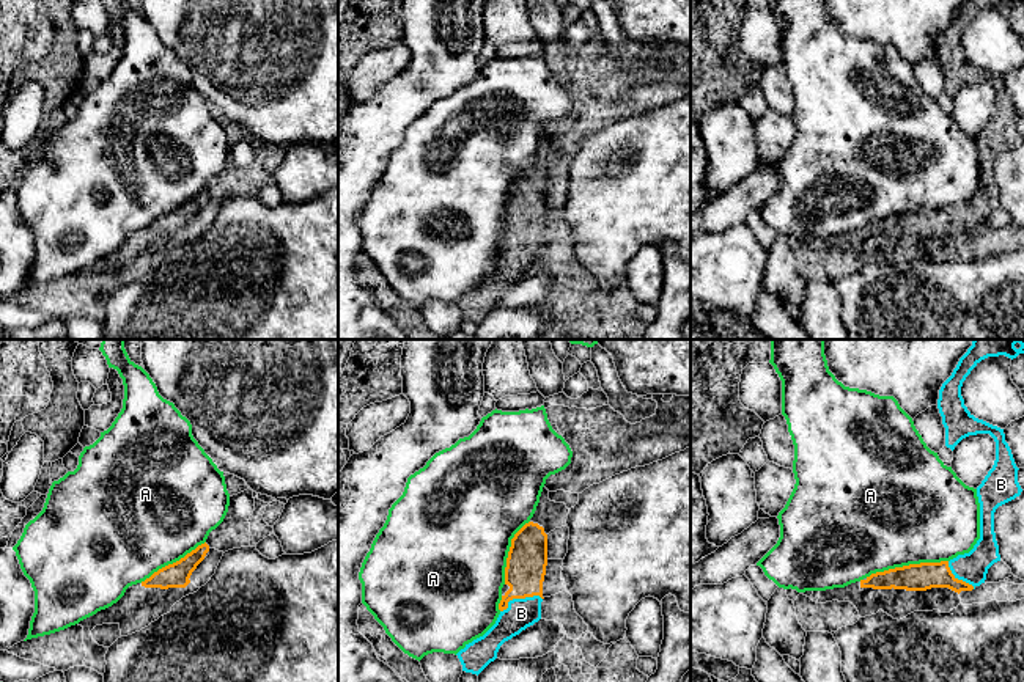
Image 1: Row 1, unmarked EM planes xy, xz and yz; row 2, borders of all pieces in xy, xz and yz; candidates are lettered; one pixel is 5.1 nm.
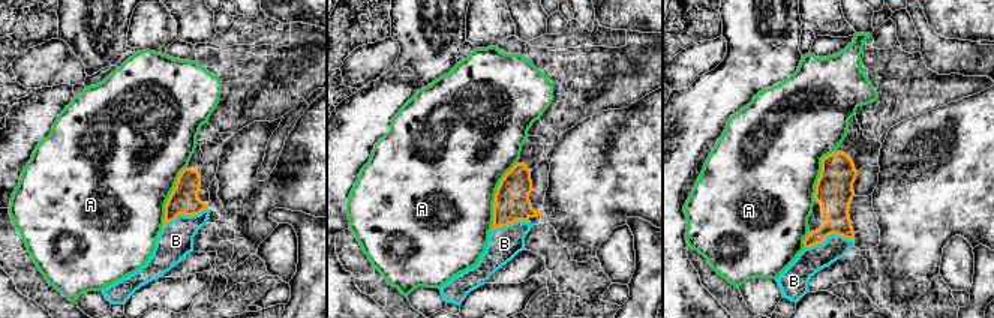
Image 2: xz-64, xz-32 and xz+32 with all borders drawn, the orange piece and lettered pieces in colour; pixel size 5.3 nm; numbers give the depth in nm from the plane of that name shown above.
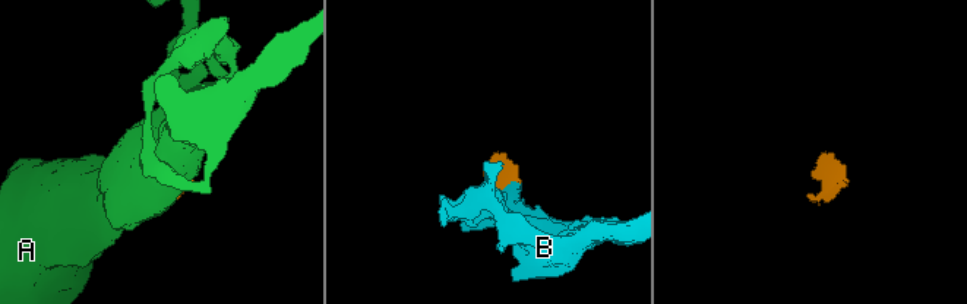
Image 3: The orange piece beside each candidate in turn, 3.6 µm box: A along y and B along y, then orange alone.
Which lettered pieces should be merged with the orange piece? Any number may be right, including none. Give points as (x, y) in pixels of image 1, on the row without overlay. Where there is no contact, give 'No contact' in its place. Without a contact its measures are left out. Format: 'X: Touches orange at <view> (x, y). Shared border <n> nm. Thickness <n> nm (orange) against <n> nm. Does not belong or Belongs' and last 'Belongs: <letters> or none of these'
A: Touches orange at yz (906, 214). Shared border 440 nm. Thickness 140 nm (orange) against 480 nm. Does not belong
B: Touches orange at xz (519, 245). Shared border 220 nm. Thickness 200 nm (orange) against 160 nm. Belongs
Belongs: B

